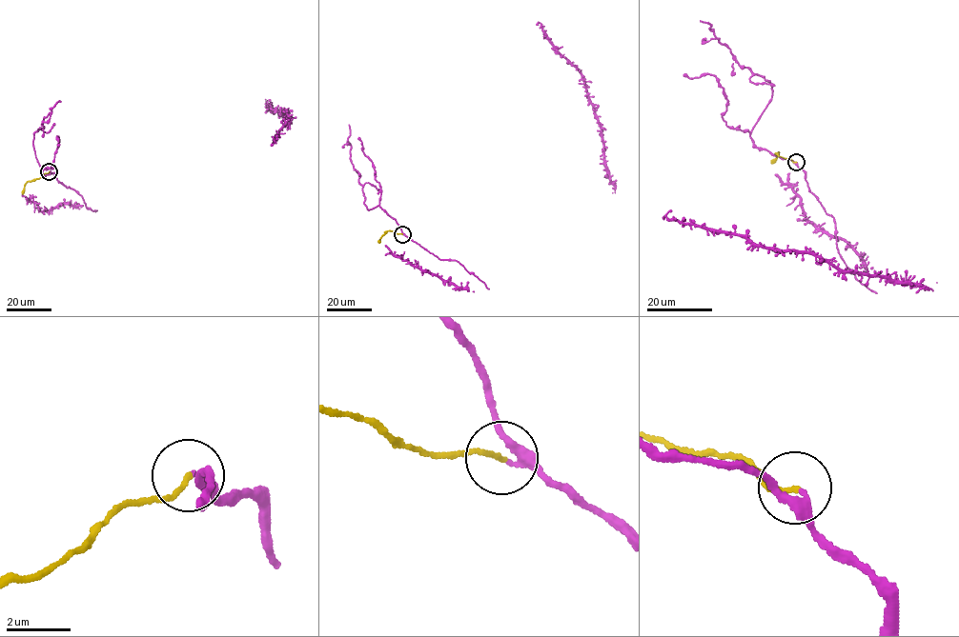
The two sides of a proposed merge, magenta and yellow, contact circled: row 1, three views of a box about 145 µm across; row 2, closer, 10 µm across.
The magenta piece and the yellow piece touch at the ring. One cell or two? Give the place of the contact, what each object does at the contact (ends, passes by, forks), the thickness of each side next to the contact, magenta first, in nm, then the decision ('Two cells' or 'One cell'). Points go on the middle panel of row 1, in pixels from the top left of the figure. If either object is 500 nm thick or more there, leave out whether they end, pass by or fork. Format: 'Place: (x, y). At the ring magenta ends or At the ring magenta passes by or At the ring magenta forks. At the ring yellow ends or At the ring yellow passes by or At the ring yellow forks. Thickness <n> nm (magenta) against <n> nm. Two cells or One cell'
Place: (402, 234). At the ring magenta passes by. At the ring yellow ends. Thickness 200 nm (magenta) against 130 nm. One cell

